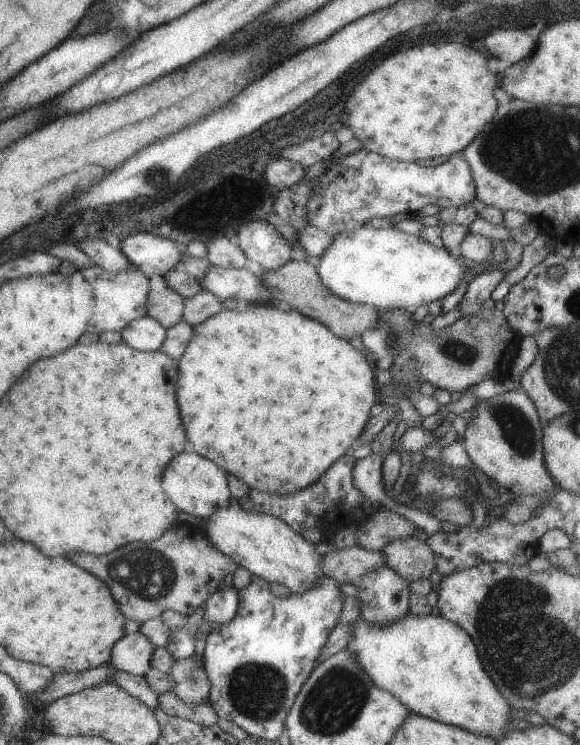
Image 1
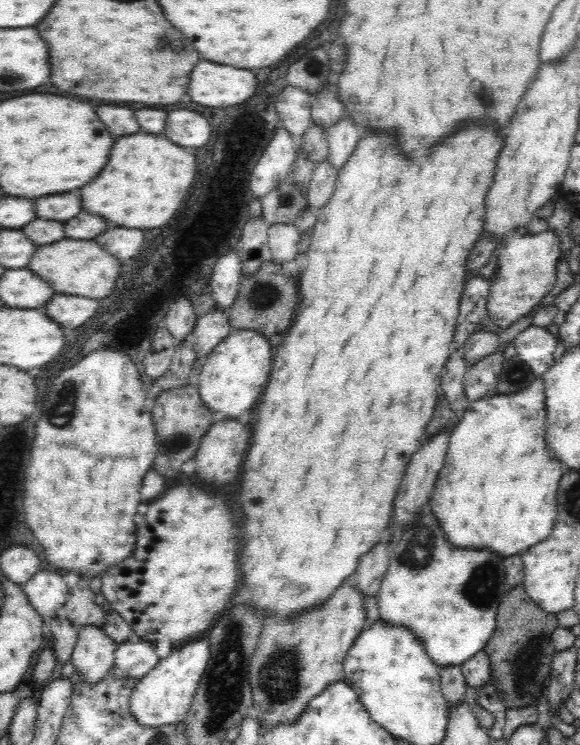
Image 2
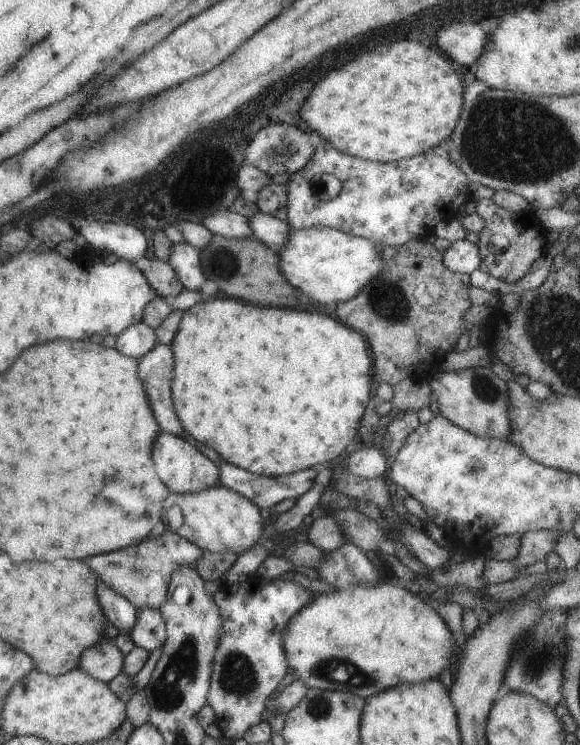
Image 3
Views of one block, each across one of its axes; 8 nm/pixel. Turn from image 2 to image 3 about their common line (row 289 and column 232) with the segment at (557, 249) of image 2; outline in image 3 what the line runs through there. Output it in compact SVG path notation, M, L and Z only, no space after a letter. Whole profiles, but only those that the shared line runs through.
M219 483L193 493L173 494L173 492L169 492L161 504L163 514L171 506L180 508L183 518L181 526L172 530L173 534L193 543L202 551L243 554L245 550L249 550L250 546L255 546L255 542L259 540L261 530L263 530L263 517L261 518L261 514L259 514L258 506Z

